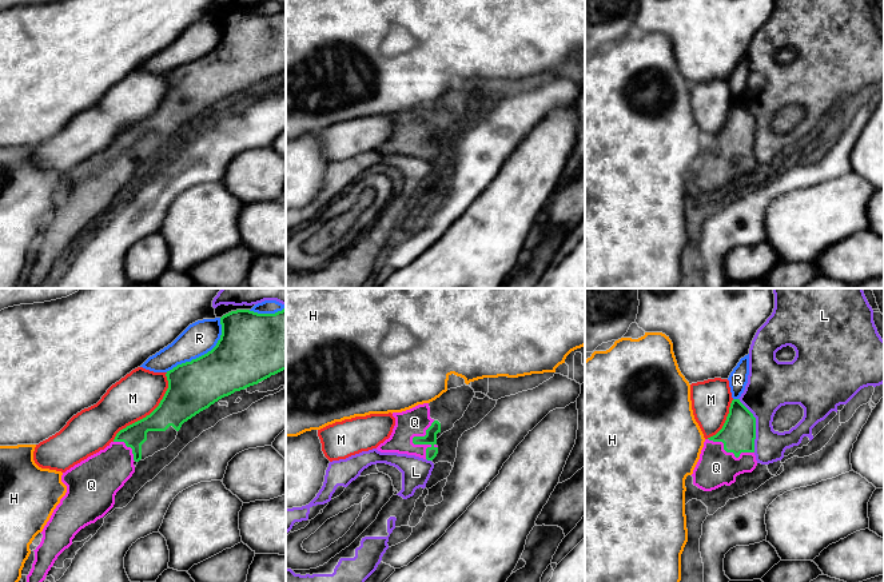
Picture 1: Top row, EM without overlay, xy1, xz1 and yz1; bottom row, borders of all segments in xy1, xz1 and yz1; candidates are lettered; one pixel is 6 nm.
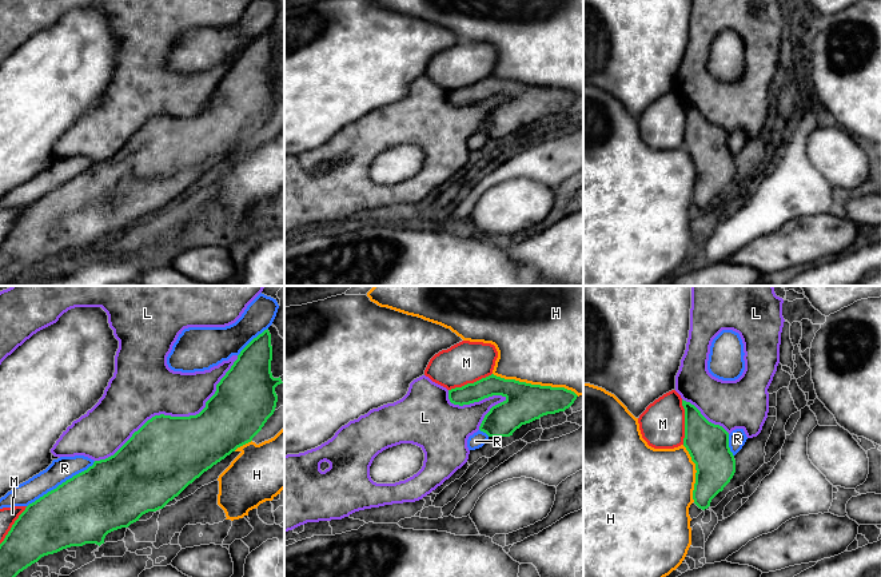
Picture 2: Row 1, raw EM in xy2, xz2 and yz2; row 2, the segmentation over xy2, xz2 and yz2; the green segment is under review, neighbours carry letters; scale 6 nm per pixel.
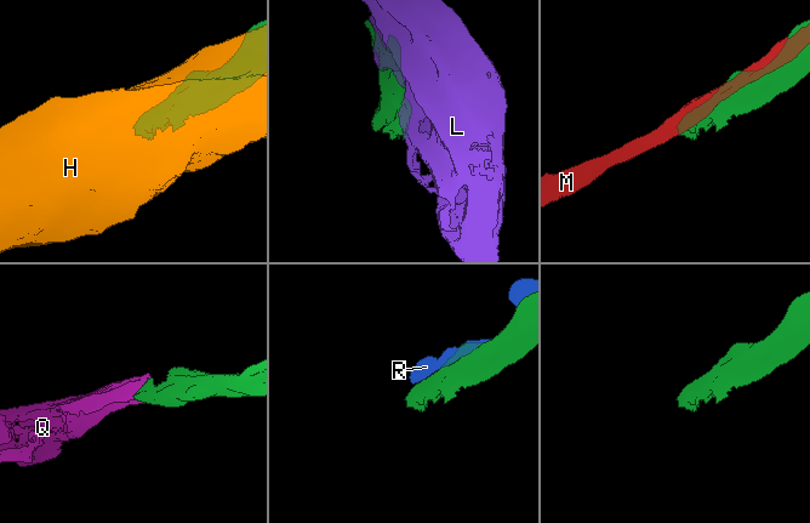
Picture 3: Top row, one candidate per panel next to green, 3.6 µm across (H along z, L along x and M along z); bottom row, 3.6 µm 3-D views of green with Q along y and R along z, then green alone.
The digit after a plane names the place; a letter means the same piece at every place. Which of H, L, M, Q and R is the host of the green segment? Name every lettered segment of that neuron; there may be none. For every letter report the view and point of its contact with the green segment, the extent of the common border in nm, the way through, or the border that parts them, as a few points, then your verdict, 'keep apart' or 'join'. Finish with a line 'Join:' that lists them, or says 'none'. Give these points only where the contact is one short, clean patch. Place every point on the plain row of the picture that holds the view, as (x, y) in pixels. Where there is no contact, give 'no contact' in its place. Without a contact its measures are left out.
H: meets green in xz2 at (535, 86); contact 550 nm long; keep apart
L: meets green in xy2 at (175, 118); contact 1050 nm long; keep apart
M: meets green in xy1 at (151, 114); contact 550 nm long; keep apart
Q: meets green in xz1 at (413, 142); contact 240 nm long; runs through xz1 (430, 139), (413, 142), (414, 123); join
R: meets green in xy1 at (204, 55); contact 460 nm long; keep apart
Join: Q

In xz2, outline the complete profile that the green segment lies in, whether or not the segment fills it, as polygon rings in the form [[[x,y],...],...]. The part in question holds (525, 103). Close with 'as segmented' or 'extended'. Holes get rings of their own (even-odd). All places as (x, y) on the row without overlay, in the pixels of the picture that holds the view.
[[[494,75],[449,91],[450,103],[459,107],[479,103],[493,96],[502,96],[506,100],[490,110],[479,131],[495,139],[510,138],[522,126],[547,115],[565,112],[578,98],[565,88],[531,85]]] | as segmented

